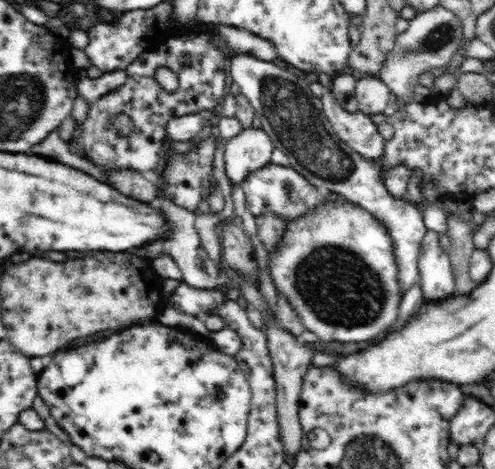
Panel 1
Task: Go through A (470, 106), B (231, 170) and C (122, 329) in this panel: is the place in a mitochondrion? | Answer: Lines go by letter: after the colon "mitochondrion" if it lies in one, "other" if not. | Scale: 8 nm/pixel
A: other
B: other
C: other

